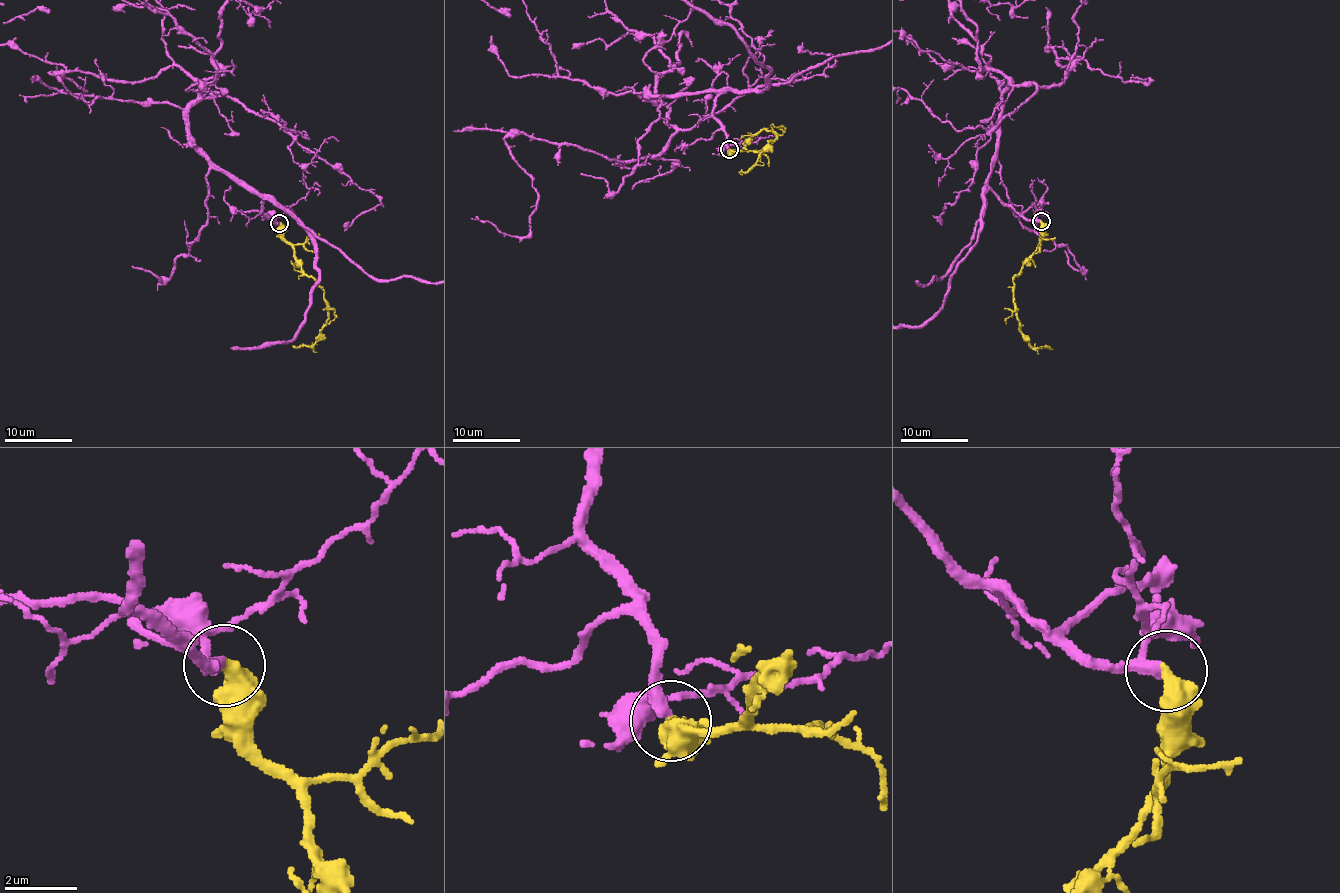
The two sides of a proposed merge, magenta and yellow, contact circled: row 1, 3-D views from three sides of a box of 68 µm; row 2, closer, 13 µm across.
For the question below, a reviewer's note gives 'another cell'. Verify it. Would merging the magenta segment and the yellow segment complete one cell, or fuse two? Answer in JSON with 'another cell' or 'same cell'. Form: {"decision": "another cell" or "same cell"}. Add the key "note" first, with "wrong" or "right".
{"note": "wrong", "decision": "same cell"}

